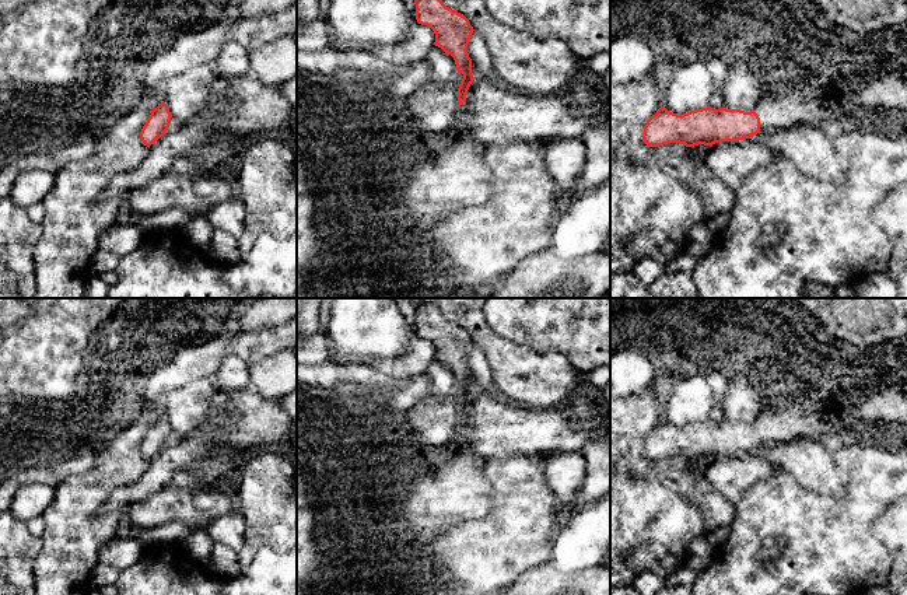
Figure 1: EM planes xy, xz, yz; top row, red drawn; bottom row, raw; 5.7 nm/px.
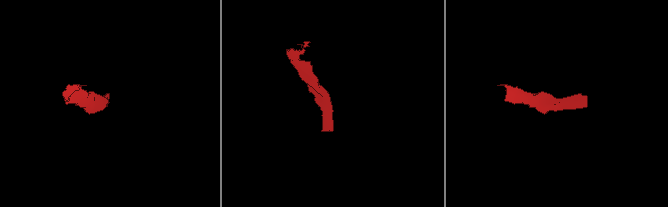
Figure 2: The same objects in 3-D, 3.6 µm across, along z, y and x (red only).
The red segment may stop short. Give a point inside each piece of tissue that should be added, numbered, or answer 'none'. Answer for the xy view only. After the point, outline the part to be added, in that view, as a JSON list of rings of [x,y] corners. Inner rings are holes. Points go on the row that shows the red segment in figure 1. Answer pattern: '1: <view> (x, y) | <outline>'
1: xy (175, 125) | [[[171,118],[169,127],[167,132],[178,132],[181,127],[183,127],[186,123],[179,122],[176,118]],[[165,132],[165,133],[167,133]]]

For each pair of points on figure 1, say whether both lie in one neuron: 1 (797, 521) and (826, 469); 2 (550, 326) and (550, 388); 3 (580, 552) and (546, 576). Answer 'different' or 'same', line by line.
1: different
2: different
3: different

